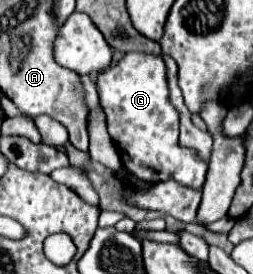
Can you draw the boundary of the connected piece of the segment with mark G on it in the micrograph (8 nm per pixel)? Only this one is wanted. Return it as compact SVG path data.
M128 53L114 67L100 73L96 79L96 85L98 85L100 103L106 113L108 132L114 139L116 148L119 149L122 163L128 173L132 173L138 179L144 179L148 183L176 179L188 187L202 187L204 185L208 163L198 157L196 149L188 149L178 143L180 115L168 97L168 93L170 93L168 91L168 77L166 77L166 65L164 65L162 57L148 55L148 53Z

